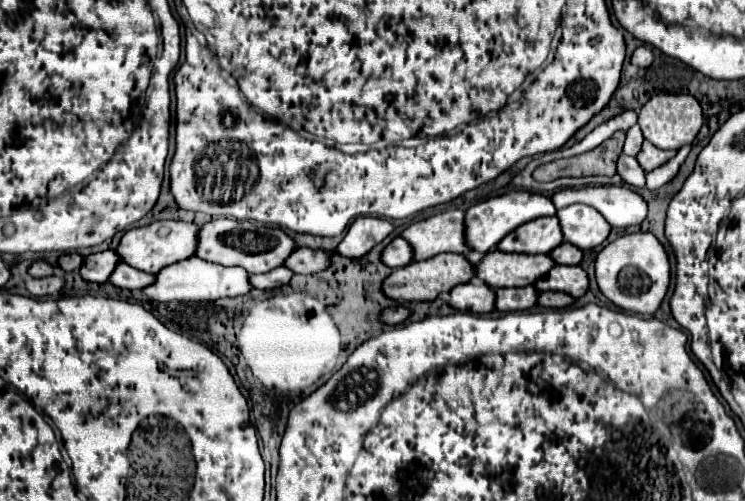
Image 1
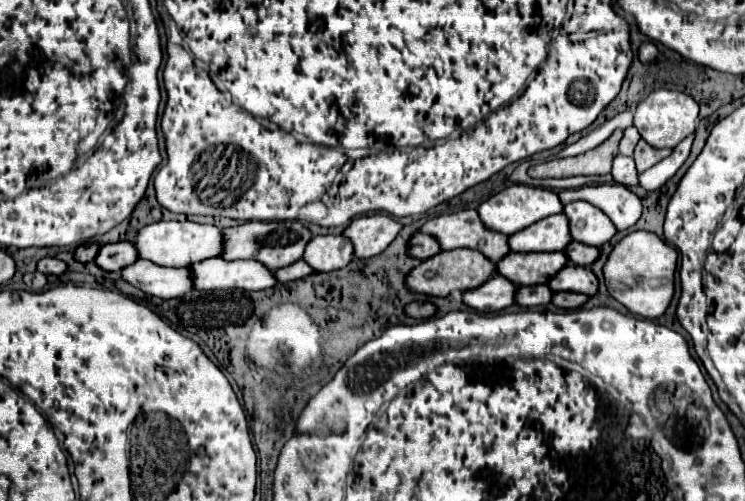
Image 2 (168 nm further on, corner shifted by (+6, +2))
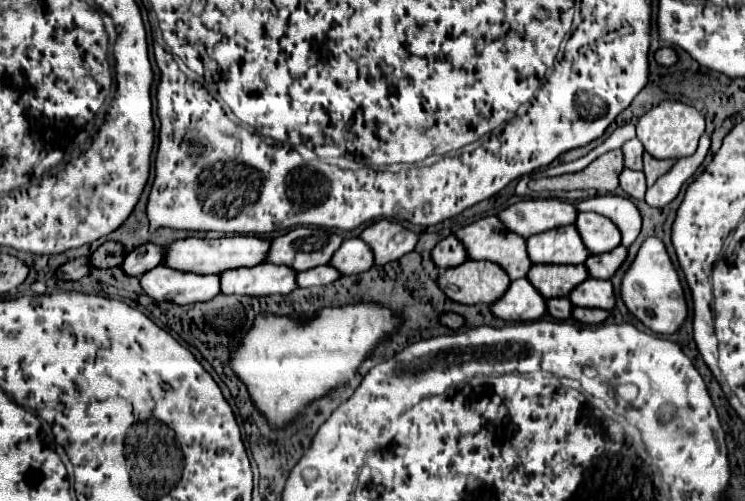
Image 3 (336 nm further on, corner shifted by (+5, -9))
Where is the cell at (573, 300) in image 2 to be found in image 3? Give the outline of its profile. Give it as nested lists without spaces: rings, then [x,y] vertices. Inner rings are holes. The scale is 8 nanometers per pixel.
[[[573,307],[571,317],[573,317],[575,321],[581,321],[581,323],[597,325],[597,323],[603,323],[603,321],[609,317],[609,311],[605,311],[605,309],[583,309],[583,307]]]

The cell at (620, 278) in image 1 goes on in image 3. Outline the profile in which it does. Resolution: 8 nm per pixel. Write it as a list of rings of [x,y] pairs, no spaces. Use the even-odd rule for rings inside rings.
[[[649,237],[641,245],[637,257],[633,259],[633,263],[629,265],[621,279],[621,301],[625,303],[633,317],[637,317],[645,327],[649,327],[657,335],[671,335],[685,321],[687,303],[683,287],[661,239]]]

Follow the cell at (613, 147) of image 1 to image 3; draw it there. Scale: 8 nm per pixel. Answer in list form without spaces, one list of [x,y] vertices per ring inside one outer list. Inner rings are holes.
[[[613,149],[613,151],[597,157],[589,167],[585,167],[579,173],[531,179],[529,189],[533,189],[533,191],[597,189],[597,191],[611,193],[619,185],[617,177],[621,171],[623,171],[623,153],[621,153],[621,149]]]

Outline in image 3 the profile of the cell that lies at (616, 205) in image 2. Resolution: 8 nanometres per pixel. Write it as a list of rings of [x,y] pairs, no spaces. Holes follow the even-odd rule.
[[[601,195],[601,197],[591,197],[585,201],[579,201],[575,207],[577,207],[577,211],[593,211],[593,213],[601,213],[603,217],[611,219],[617,225],[617,229],[621,231],[623,247],[629,247],[641,231],[639,209],[627,197]]]

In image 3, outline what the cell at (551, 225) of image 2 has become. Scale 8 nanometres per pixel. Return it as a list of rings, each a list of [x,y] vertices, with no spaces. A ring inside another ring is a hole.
[[[565,225],[529,237],[527,255],[533,263],[583,263],[591,253],[585,251],[577,229]]]

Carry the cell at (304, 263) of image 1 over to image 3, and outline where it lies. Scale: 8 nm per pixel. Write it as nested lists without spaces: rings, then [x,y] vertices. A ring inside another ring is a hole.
[[[355,237],[341,243],[341,247],[333,253],[329,265],[341,275],[355,275],[373,267],[373,255],[369,247],[365,247],[365,243]]]

